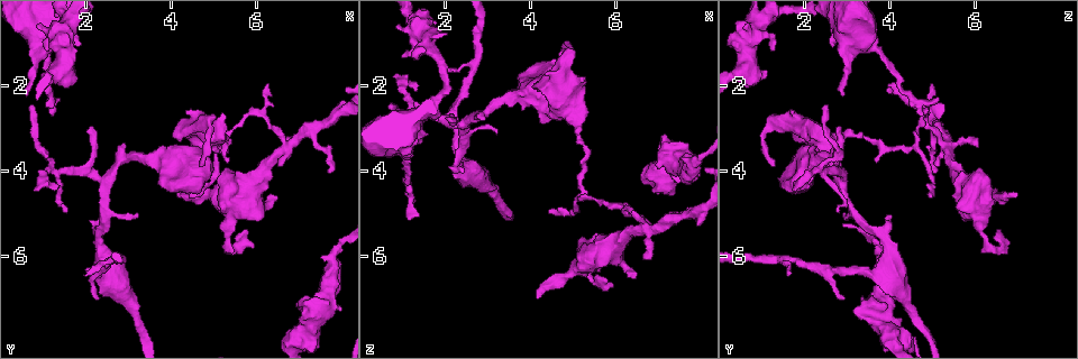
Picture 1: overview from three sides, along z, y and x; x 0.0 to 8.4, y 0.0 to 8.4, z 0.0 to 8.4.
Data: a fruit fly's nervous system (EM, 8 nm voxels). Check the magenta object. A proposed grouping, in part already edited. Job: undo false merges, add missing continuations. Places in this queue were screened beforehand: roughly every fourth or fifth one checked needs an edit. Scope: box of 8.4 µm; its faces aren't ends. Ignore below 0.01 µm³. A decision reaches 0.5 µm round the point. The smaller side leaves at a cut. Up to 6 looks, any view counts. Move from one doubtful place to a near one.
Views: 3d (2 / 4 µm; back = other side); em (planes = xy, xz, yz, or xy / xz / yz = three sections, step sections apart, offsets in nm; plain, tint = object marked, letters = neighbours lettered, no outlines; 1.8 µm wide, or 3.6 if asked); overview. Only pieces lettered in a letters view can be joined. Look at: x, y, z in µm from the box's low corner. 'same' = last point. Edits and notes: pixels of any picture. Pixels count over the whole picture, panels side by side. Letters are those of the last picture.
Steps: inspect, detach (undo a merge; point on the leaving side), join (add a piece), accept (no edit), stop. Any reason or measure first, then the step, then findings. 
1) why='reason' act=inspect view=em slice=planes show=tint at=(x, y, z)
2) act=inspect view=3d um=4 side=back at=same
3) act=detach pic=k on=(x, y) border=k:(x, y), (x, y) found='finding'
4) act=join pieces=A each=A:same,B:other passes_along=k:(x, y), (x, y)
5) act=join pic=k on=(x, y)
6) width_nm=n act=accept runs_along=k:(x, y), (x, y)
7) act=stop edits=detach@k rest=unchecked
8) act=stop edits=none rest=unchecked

why='an open end' act=inspect view=em slice=xy step=8 show=tint at=(2.10, 2.95, 2.75)

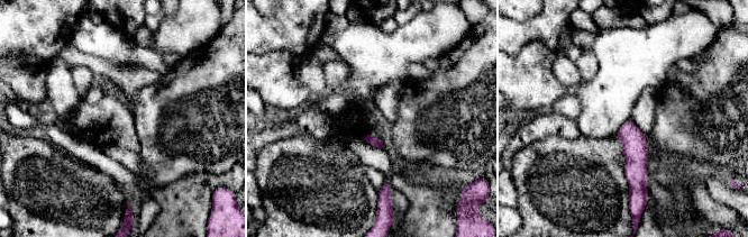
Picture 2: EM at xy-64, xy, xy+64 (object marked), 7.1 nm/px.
act=inspect view=em slice=planes show=letters at=same

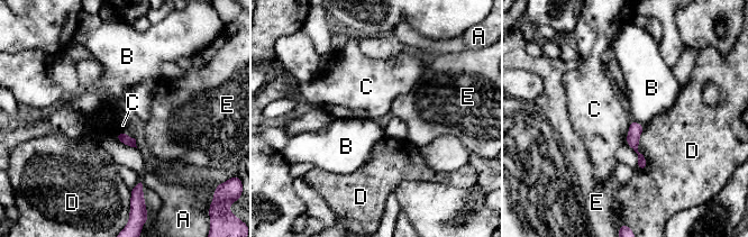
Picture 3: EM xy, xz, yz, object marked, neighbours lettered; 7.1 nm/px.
longest_contact=D:320nm act=accept each=A:other,B:other,C:other,D:other,E:other runs_along=3:(632, 125), (641, 166) found='no lettered piece goes on from it'

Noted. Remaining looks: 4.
why='abrupt turn' act=inspect view=3d um=4 at=(5.95, 2.65, 4.85)

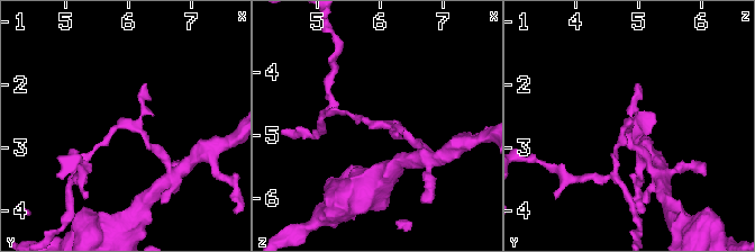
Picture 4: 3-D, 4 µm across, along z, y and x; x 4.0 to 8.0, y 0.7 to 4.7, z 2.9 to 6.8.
act=inspect view=em slice=xz step=16 show=tint at=(5.95, 2.60, 4.80)

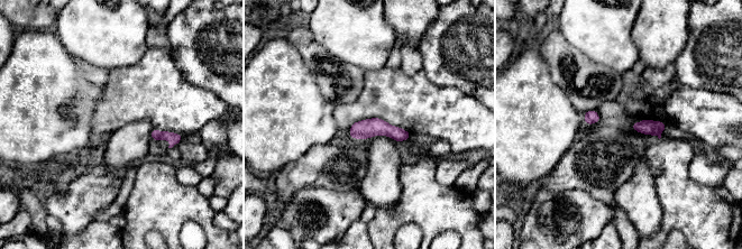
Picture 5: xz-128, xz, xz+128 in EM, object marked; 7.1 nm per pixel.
act=inspect view=em slice=planes show=letters at=same

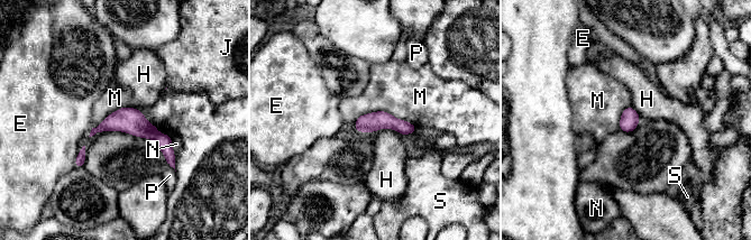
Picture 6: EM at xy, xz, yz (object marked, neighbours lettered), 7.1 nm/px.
act=detach pic=6 on=(164, 141) each=E:other,H:other,J:other,M:other,N:other,P:other,S:other border=6:(158, 132), (154, 139) found='two cells meet here'

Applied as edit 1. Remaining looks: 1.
act=stop edits=detach@6 rest=unchecked

